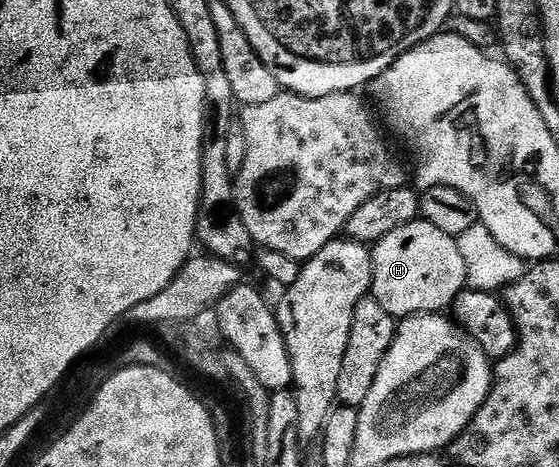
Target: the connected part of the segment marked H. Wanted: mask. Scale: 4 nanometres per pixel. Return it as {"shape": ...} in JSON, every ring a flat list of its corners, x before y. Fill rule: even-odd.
{"shape":[[422,219,417,221,410,221,401,227,397,227,393,231,389,231,389,235,377,242,374,246,371,255,371,266,373,267,373,275,371,276,371,292,370,296,377,299,377,303,381,303,381,307,385,307,385,311,389,311,389,315,396,319,405,317,415,317,419,313,443,313,450,310,454,306,455,301,459,298,460,293,467,288,467,276,465,275,465,259,461,259,461,251,459,250,459,243,456,238,445,235,445,231,439,230,438,227,433,227,433,223,424,221]]}

